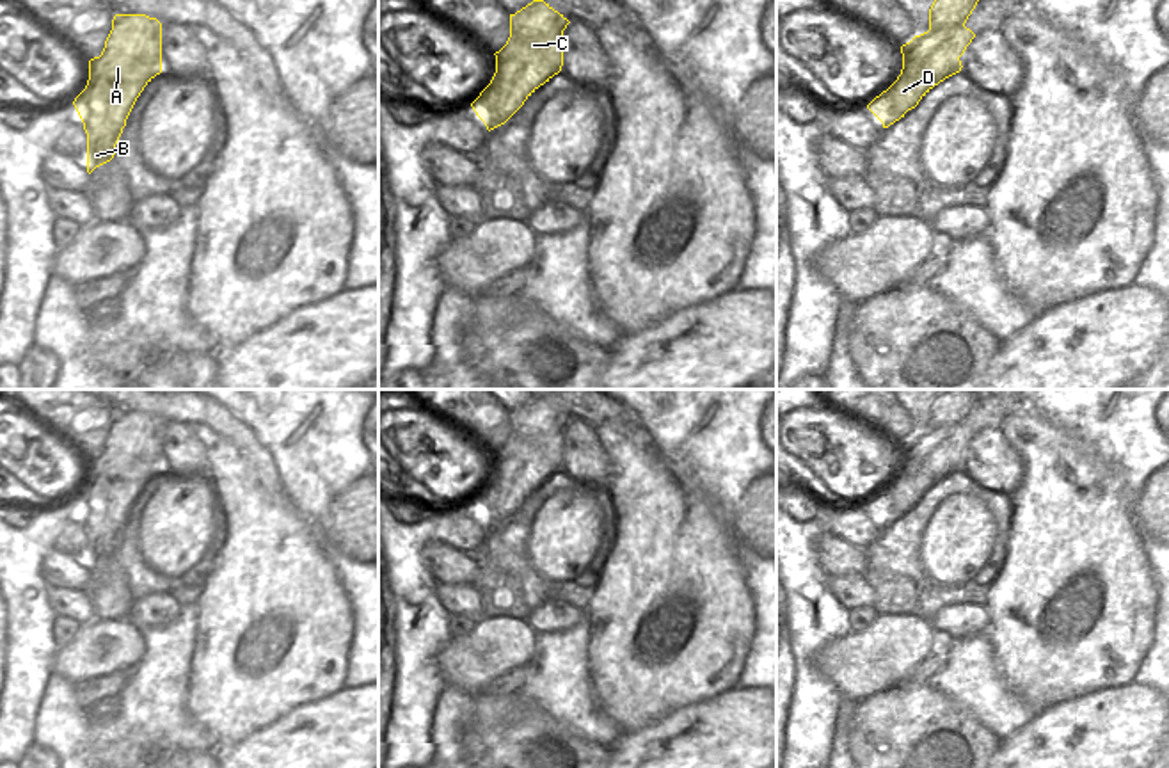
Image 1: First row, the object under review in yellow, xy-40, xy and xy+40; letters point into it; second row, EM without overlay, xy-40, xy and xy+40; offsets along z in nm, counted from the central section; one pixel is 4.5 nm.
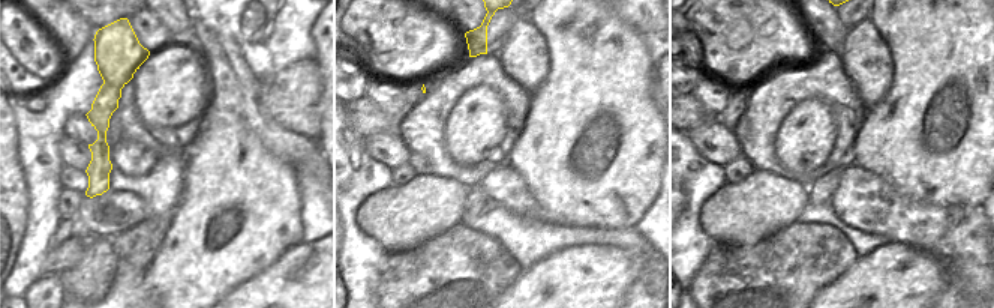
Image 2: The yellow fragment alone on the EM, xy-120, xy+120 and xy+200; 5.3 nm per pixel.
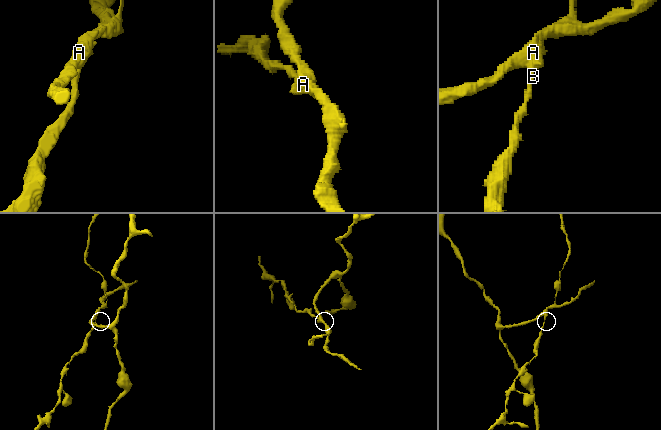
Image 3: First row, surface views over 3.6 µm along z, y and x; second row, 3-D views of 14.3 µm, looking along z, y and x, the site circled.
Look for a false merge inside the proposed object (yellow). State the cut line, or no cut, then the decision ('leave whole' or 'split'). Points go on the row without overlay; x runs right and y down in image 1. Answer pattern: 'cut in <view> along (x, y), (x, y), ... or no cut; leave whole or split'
cut in xy along (491, 480), (498, 488), (496, 514), (500, 518); split

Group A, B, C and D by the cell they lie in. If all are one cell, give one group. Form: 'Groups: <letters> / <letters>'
Groups: A C D / B

